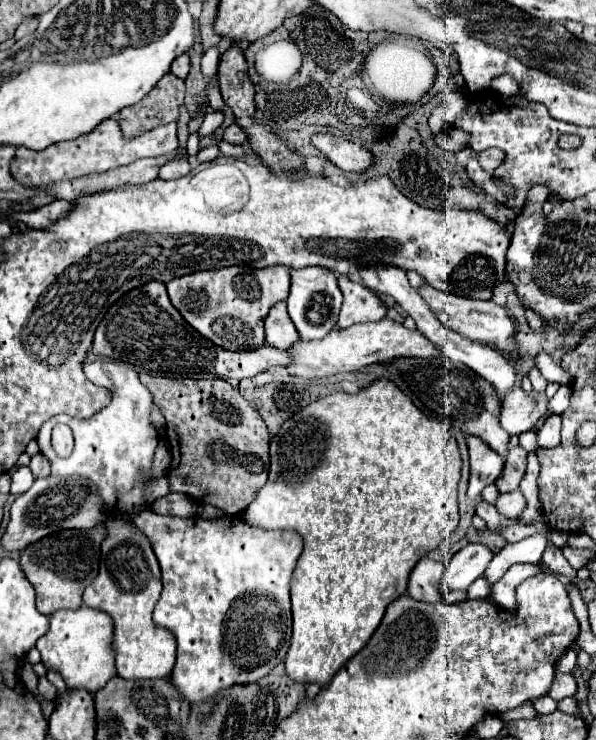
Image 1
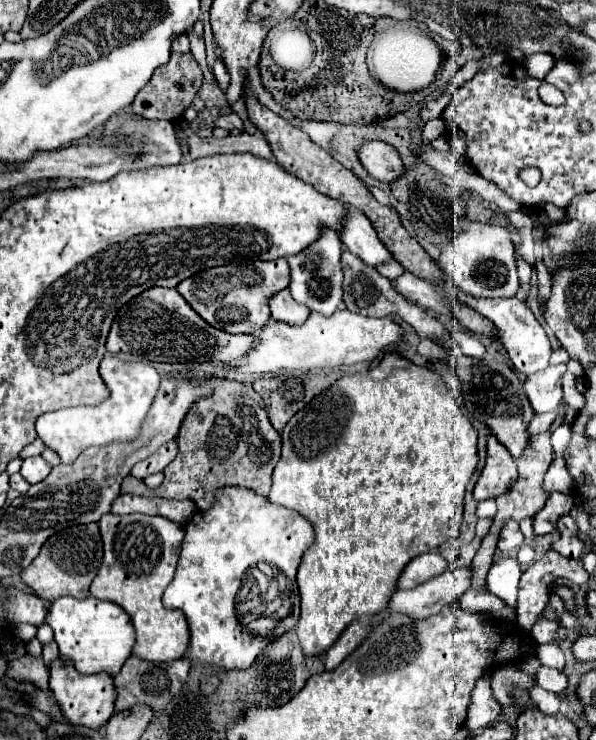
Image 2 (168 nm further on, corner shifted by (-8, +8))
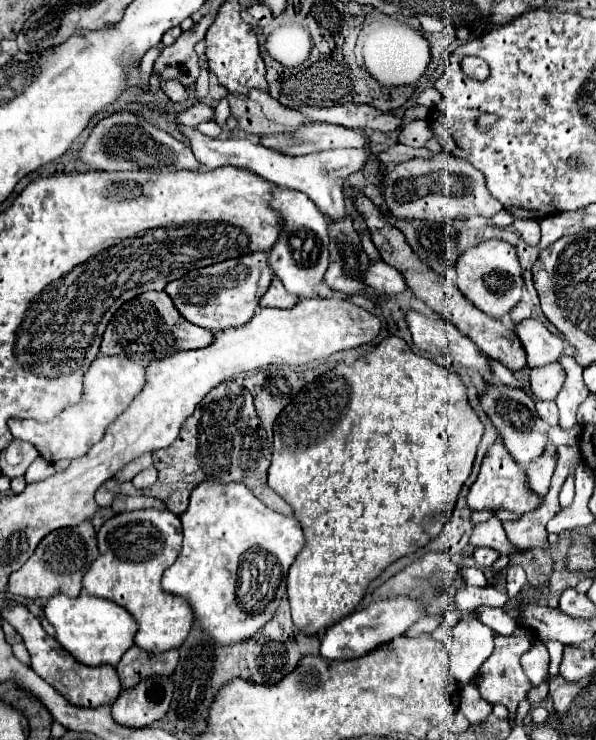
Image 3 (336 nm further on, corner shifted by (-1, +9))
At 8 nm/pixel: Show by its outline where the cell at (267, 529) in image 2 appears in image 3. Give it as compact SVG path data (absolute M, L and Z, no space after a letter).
M200 483L192 495L188 509L180 515L184 543L178 559L166 569L162 587L166 593L180 595L192 607L200 627L218 645L236 645L252 637L266 625L268 619L278 611L286 595L286 573L294 563L296 555L304 547L304 533L296 517L280 515L268 509L254 493L242 483Z

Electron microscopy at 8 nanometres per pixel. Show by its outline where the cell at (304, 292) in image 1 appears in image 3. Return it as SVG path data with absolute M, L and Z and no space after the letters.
M276 189L274 199L270 203L276 211L282 213L284 225L278 243L268 253L270 267L274 269L276 277L284 283L288 293L300 297L300 299L312 299L320 297L318 287L324 281L324 273L328 267L328 219L316 209L316 205L308 199L308 195L294 191L294 189Z

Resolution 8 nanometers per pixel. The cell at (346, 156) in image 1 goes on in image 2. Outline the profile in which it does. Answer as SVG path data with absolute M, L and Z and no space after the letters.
M379 140L361 146L359 160L365 166L365 170L379 182L395 182L405 172L397 150Z

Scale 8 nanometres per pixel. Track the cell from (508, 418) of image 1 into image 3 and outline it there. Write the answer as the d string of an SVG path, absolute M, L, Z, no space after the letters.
M548 363L530 371L530 393L534 401L554 401L566 381L560 363Z

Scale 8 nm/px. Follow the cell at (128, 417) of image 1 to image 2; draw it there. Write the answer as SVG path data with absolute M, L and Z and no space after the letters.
M106 353L101 360L99 374L109 388L109 398L97 406L75 406L57 412L41 414L35 422L35 432L45 446L61 456L61 462L71 464L77 456L93 446L105 446L107 442L123 442L137 438L139 426L151 408L151 402L159 390L159 372L145 356L129 353Z

